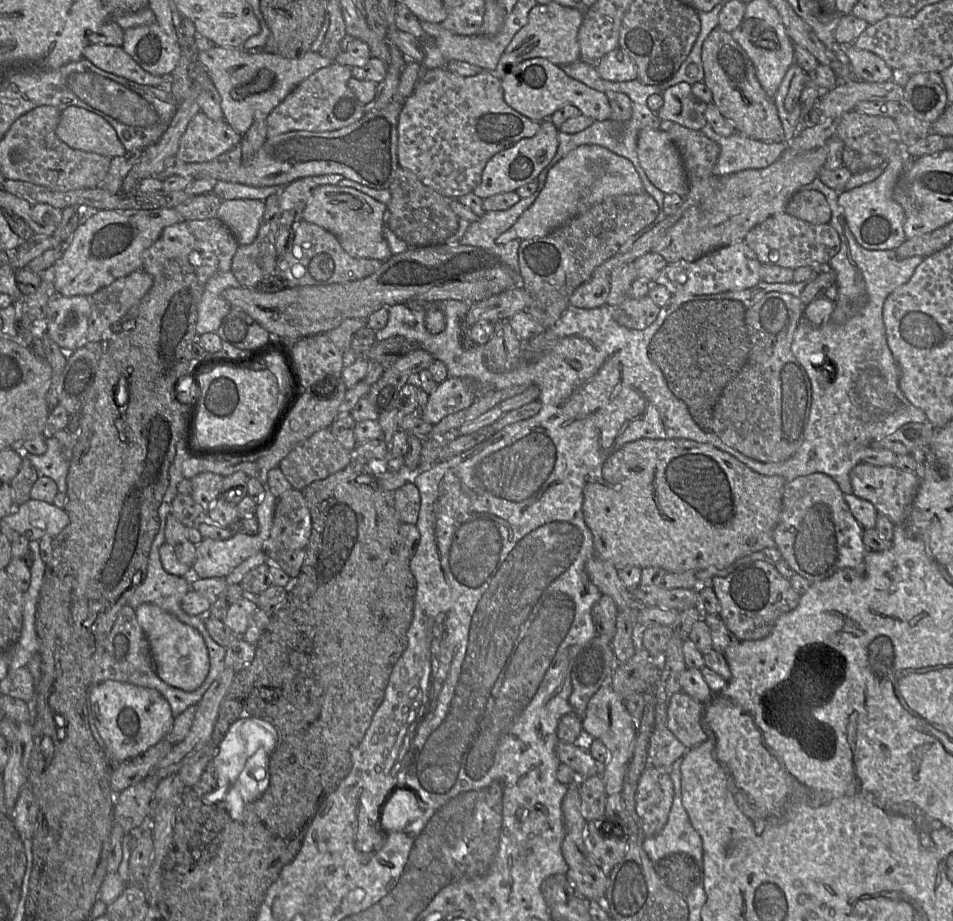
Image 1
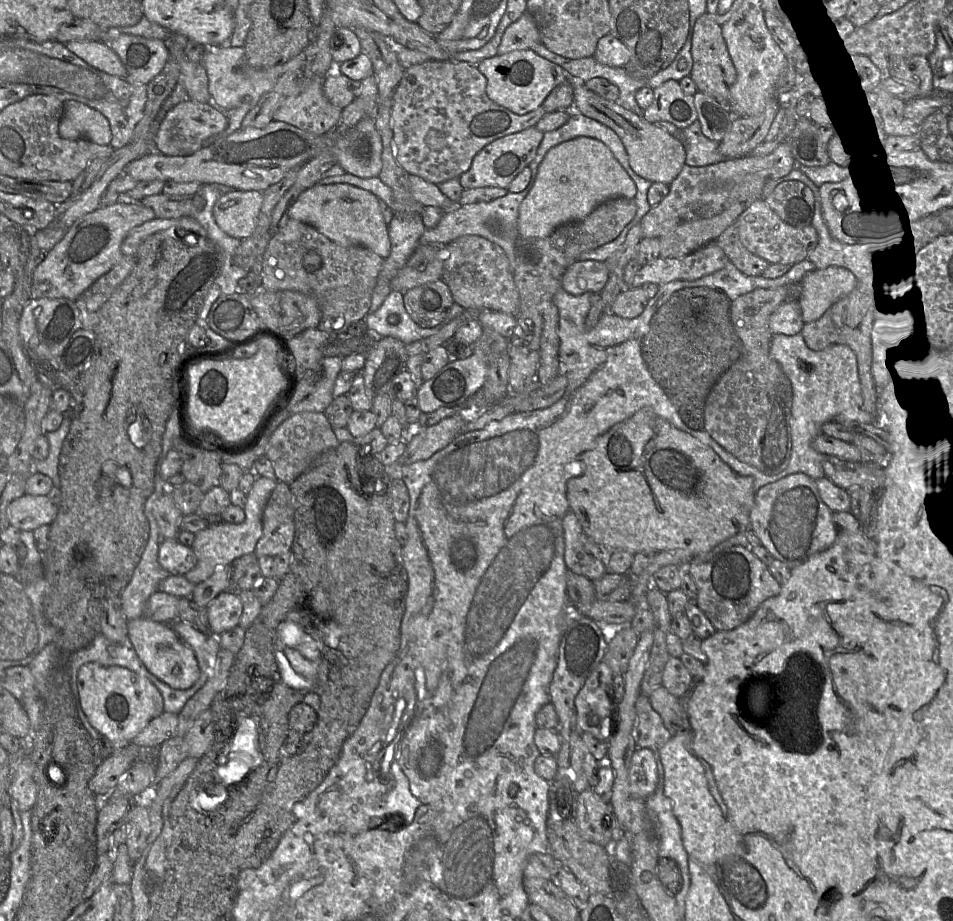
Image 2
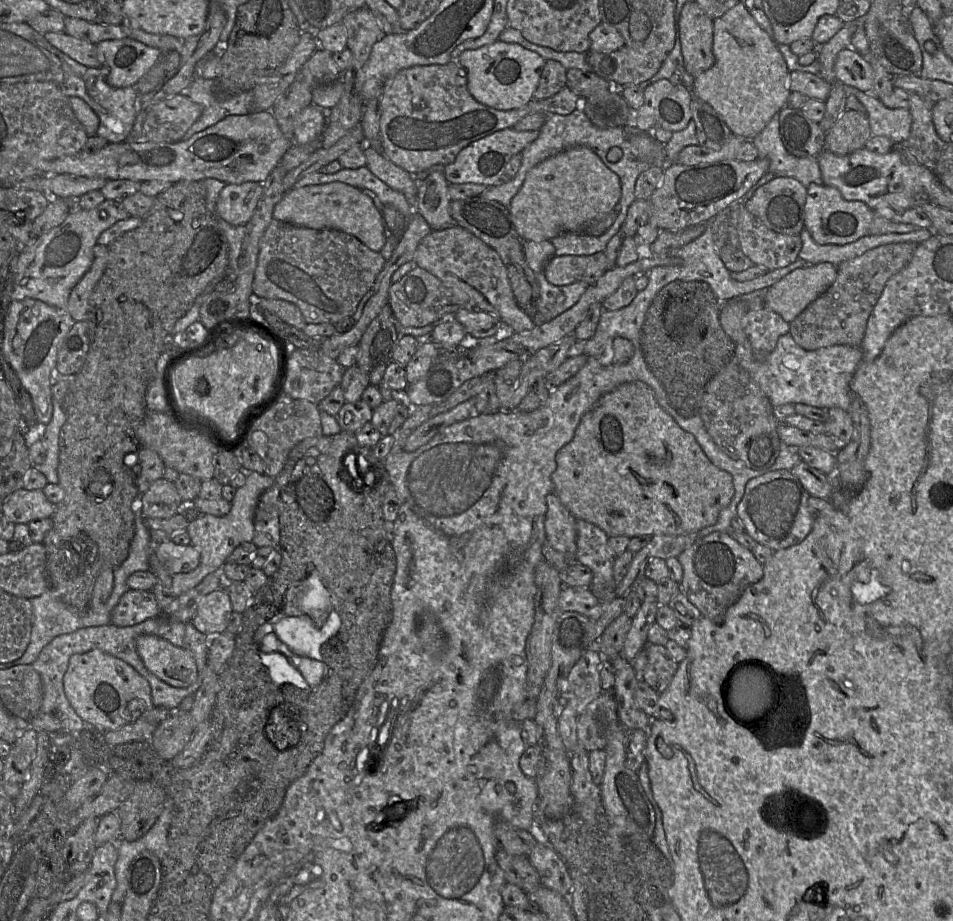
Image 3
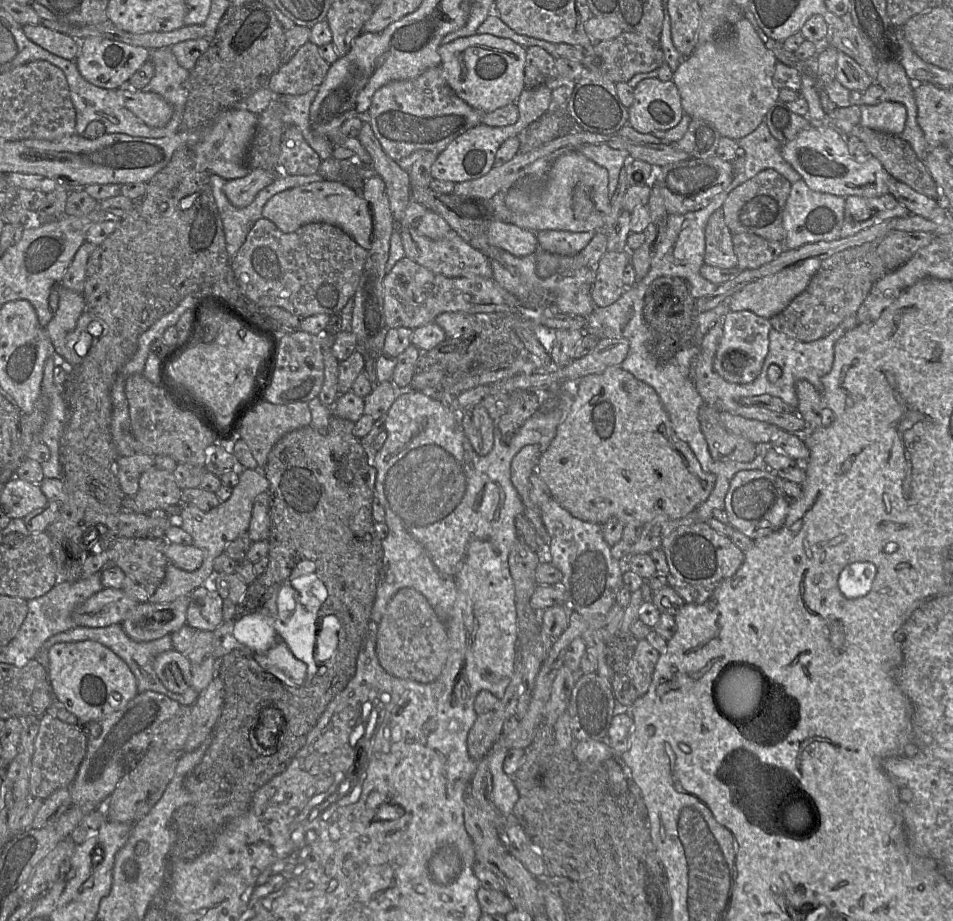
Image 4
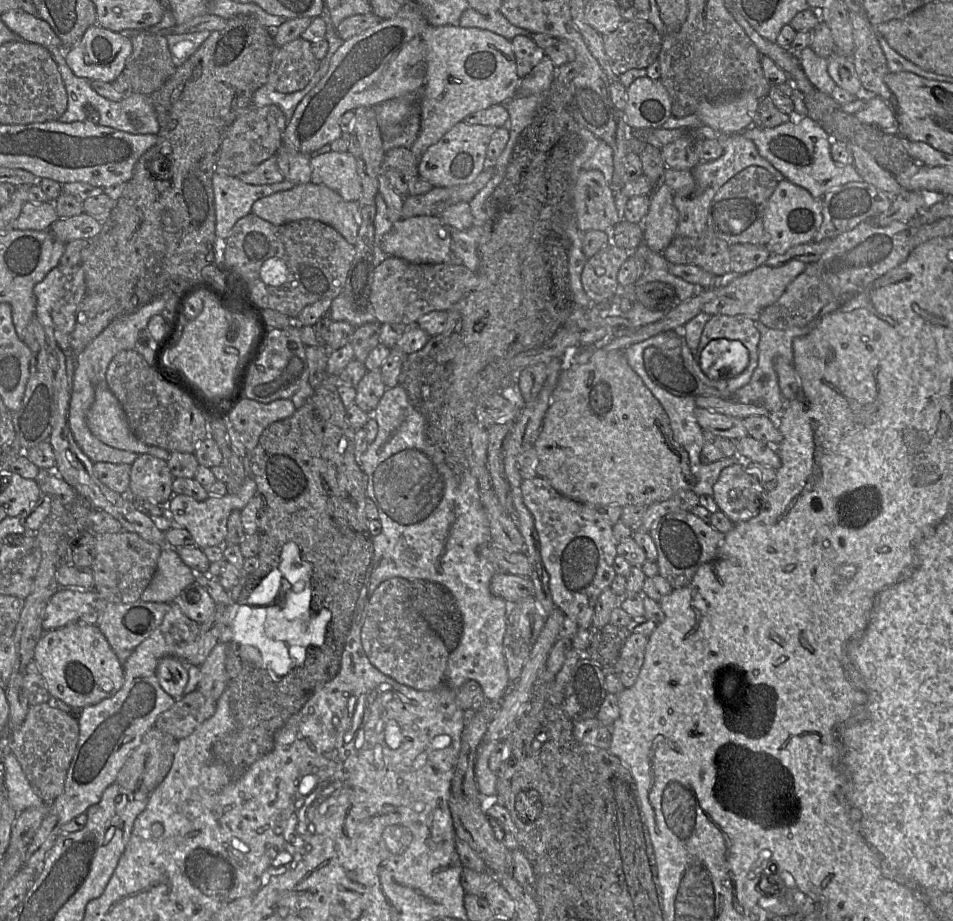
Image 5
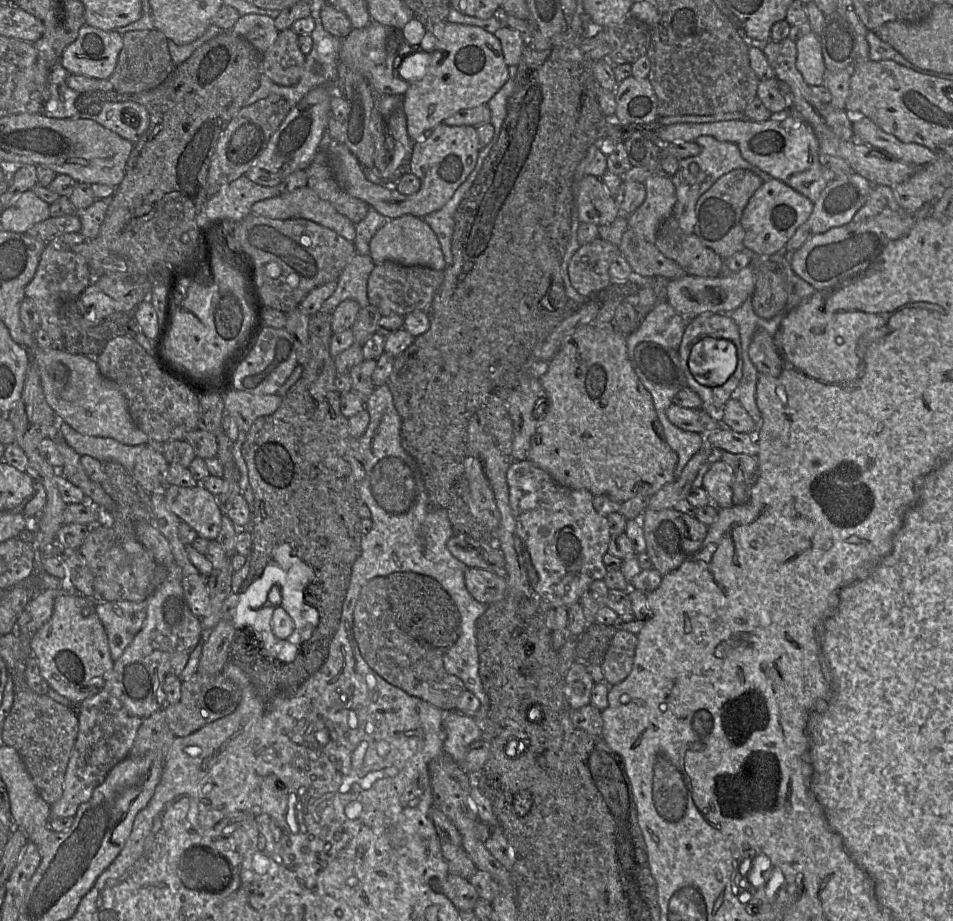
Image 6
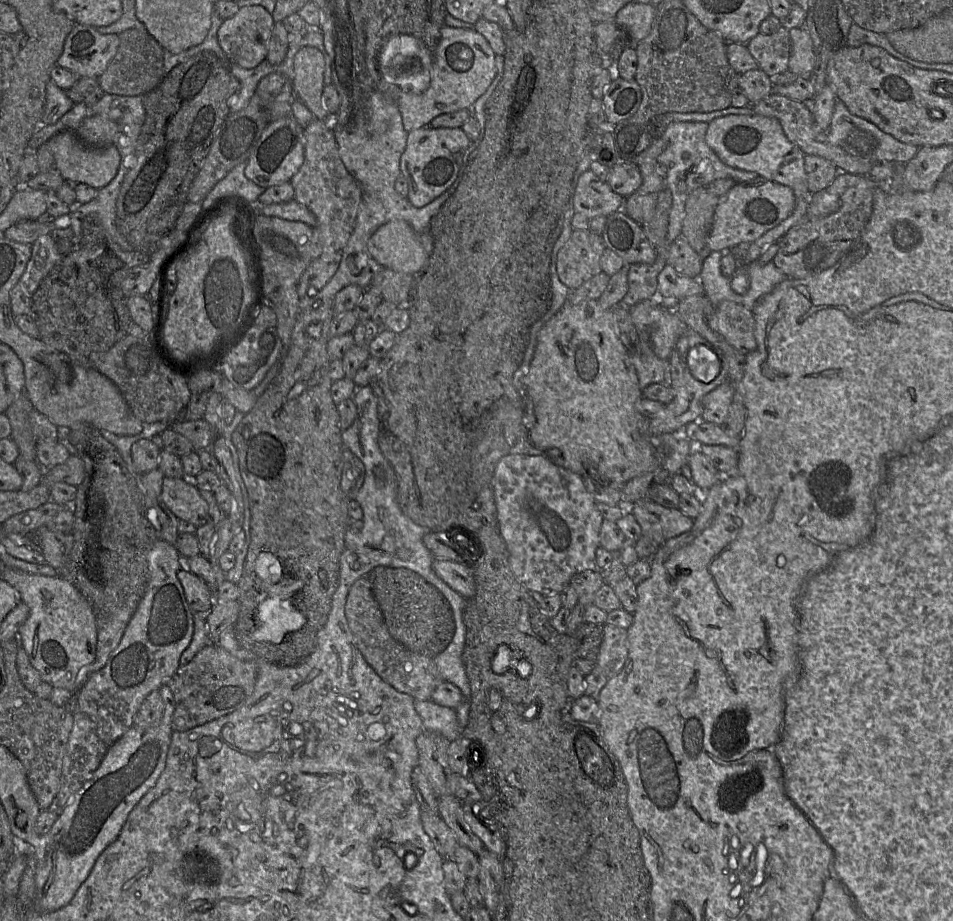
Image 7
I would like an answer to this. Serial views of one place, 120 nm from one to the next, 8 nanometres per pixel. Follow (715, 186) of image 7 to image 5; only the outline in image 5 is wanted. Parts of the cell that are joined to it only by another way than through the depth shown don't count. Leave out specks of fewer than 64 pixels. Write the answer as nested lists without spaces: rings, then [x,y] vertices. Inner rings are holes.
[[[749,166],[730,178],[711,201],[707,228],[728,245],[749,243],[766,245],[769,235],[764,229],[763,216],[767,203],[777,187],[778,181],[766,169]]]

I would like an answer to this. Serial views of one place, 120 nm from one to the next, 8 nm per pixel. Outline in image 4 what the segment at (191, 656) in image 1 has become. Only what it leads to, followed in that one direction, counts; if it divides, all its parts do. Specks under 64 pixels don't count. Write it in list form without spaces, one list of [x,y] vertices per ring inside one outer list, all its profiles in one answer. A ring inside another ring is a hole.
[[[174,649],[158,654],[154,660],[156,675],[171,692],[183,694],[192,684],[191,663],[187,655]]]

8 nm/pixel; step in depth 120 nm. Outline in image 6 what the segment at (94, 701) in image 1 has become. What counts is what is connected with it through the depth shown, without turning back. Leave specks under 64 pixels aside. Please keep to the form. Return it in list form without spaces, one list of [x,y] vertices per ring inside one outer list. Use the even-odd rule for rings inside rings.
[[[67,593],[54,601],[50,619],[31,637],[30,646],[40,674],[50,688],[67,699],[81,703],[98,693],[113,671],[108,637],[99,620],[96,604],[79,593]]]

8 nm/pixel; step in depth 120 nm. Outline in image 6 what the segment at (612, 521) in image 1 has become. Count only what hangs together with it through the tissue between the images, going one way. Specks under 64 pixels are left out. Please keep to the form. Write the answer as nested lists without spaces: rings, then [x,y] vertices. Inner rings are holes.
[[[614,324],[583,325],[564,337],[546,372],[539,376],[546,401],[537,405],[541,416],[528,452],[528,460],[560,485],[585,489],[592,495],[607,495],[619,503],[637,495],[651,497],[673,482],[677,478],[675,468],[678,461],[678,455],[666,441],[652,396],[633,368],[626,338]]]

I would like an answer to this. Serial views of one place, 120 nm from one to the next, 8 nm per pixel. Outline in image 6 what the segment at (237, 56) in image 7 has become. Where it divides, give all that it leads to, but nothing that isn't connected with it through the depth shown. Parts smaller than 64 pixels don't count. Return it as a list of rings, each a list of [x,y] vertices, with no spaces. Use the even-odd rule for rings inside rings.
[[[260,14],[240,16],[231,31],[250,42],[261,55],[274,44],[279,33],[274,20]]]

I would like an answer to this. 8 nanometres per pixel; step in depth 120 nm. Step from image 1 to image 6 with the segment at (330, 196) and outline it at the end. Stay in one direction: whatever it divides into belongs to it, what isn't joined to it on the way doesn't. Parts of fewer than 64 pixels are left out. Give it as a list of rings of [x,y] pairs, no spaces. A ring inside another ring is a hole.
[[[307,186],[258,201],[252,206],[252,213],[280,220],[294,218],[312,220],[351,242],[356,236],[355,224]]]

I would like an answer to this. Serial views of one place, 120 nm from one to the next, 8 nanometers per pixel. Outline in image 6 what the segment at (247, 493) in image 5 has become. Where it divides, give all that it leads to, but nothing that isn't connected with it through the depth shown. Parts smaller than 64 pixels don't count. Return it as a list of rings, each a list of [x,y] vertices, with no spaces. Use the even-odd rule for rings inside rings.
[[[200,483],[192,488],[167,485],[164,494],[169,509],[192,527],[198,537],[217,539],[223,514],[215,495]]]

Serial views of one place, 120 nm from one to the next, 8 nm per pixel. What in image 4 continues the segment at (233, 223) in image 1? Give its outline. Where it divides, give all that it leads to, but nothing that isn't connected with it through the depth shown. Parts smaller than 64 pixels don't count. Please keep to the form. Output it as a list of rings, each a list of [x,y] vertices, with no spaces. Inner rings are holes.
[[[252,169],[246,176],[226,181],[223,191],[236,207],[248,206],[258,192],[270,185],[279,172],[265,169]]]

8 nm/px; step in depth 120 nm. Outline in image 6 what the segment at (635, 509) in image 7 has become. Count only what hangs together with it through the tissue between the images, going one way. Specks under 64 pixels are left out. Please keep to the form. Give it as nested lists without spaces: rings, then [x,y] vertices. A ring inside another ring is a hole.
[[[673,509],[645,510],[640,517],[646,548],[653,568],[663,577],[676,570],[684,561],[697,553],[707,536],[708,527],[695,517]]]

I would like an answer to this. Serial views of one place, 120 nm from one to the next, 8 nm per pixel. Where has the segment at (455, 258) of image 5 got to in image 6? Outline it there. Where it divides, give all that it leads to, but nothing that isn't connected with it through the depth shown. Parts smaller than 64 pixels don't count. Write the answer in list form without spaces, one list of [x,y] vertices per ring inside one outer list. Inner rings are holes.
[[[491,143],[482,147],[479,151],[477,164],[467,179],[456,189],[451,199],[439,210],[425,215],[422,219],[431,227],[436,234],[446,265],[453,263],[451,241],[454,231],[454,213],[459,202],[465,197],[476,179],[483,162],[491,149]]]

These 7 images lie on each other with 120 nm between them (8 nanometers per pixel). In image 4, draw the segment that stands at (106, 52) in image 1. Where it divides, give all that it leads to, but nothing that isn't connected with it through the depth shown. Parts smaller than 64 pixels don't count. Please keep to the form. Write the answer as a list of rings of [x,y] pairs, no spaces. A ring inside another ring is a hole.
[[[42,24],[24,25],[22,28],[31,41],[47,51],[67,60],[75,61],[77,58],[80,41],[73,37],[47,28]]]

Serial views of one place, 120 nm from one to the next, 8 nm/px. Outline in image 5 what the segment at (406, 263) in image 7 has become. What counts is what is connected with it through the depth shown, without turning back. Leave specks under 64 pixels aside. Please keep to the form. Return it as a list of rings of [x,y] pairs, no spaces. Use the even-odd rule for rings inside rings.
[[[439,215],[415,216],[402,218],[393,223],[392,229],[387,232],[380,243],[380,247],[389,257],[402,258],[415,264],[439,264],[452,262],[451,252],[451,229],[452,227],[443,223]]]

